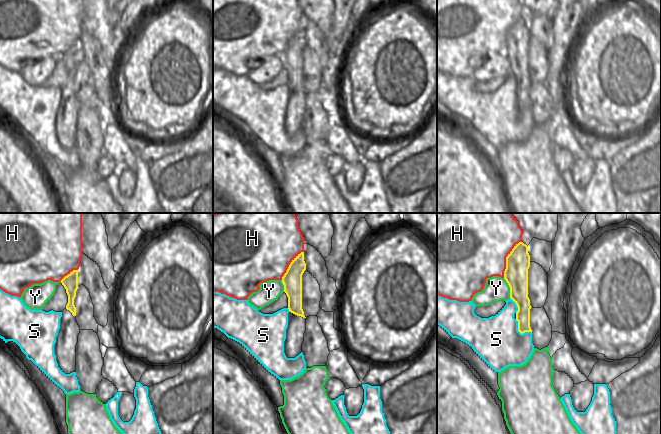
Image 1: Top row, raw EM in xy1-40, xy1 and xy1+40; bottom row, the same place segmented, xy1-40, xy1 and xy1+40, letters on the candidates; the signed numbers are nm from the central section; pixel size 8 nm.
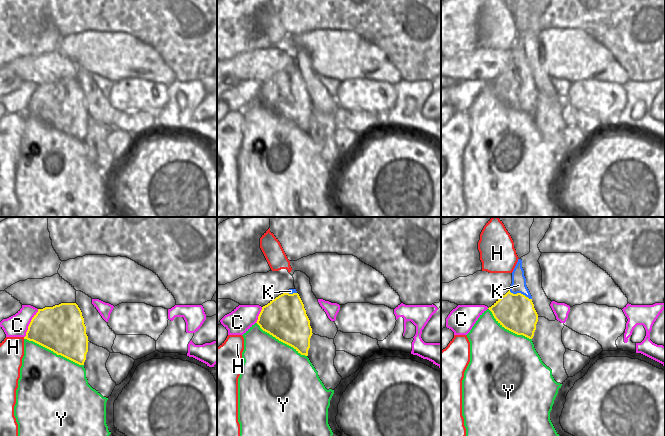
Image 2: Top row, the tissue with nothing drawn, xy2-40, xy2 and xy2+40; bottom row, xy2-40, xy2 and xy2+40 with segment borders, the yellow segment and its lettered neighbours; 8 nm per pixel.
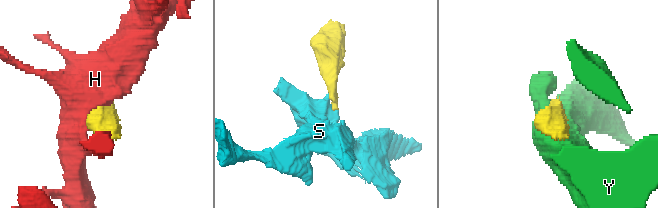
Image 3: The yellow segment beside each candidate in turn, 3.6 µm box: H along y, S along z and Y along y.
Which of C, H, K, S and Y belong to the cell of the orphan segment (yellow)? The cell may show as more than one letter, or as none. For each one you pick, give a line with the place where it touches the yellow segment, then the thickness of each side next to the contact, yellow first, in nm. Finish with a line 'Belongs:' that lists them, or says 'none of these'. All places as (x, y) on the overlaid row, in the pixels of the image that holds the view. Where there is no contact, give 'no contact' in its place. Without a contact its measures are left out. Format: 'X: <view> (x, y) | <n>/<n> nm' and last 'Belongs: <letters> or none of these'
K: xy2+40 (520, 293) | 300/120 nm
Belongs: K

